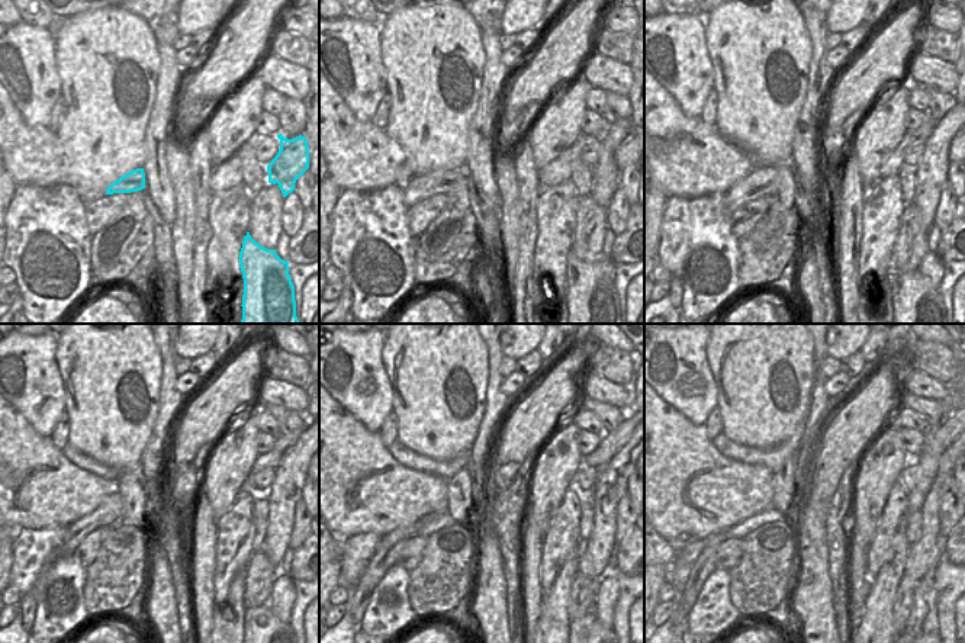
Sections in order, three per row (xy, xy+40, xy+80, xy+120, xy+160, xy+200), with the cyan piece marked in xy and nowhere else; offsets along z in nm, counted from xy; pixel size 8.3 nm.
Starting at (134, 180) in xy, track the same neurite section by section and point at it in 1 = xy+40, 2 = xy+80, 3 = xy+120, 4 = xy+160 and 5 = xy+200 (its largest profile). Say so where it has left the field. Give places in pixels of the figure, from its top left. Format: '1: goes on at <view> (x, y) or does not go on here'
1: goes on at xy+40 (423, 186)
2: goes on at xy+80 (762, 180)
3: goes on at xy+120 (109, 513)
4: goes on at xy+160 (396, 537)
5: goes on at xy+200 (714, 540)

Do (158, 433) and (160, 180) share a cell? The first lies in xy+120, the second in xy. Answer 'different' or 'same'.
same

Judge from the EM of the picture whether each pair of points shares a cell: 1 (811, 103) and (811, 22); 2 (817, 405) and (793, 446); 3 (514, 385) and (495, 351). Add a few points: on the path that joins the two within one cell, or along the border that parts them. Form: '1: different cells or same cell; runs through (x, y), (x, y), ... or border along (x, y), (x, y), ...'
1: same cell; runs through (813, 83), (817, 71), (817, 42)
2: different cells; border along (804, 423), (804, 436), (795, 453)
3: different cells; border along (502, 379), (501, 389), (507, 396)

